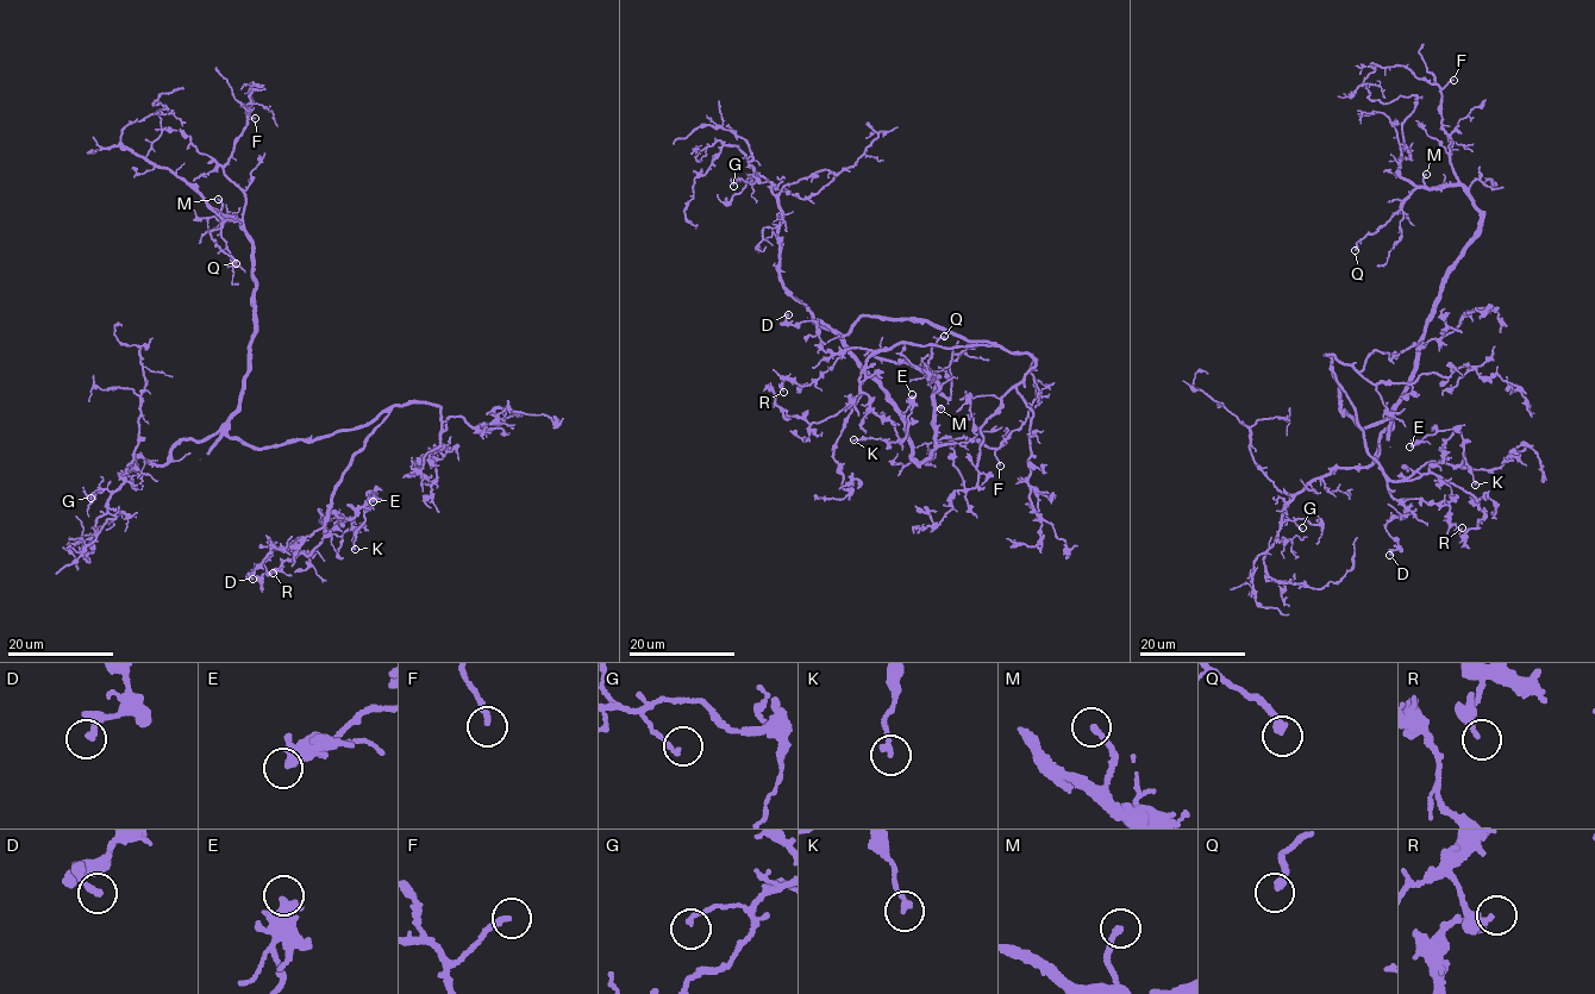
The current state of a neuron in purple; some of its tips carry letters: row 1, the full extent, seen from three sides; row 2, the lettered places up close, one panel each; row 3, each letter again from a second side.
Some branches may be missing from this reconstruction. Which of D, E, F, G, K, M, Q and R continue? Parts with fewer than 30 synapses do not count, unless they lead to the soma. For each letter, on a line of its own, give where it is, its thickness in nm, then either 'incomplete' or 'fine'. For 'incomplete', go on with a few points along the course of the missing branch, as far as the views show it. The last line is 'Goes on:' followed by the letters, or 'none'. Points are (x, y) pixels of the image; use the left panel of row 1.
D: place (252, 579); calibre 240 nm; fine
E: place (373, 501); calibre 440 nm; fine
F: place (255, 118); calibre 190 nm; fine
G: place (91, 498); calibre 160 nm; fine
K: place (355, 549); calibre 200 nm; fine
M: place (218, 199); calibre 200 nm; incomplete; course (218, 199), (206, 177), (206, 161), (216, 123), (221, 117)
Q: place (236, 263); calibre 300 nm; incomplete; course (236, 263), (239, 280), (243, 274), (220, 267), (211, 270), (205, 280)
R: place (273, 573); calibre 280 nm; fine
Goes on: M, Q

